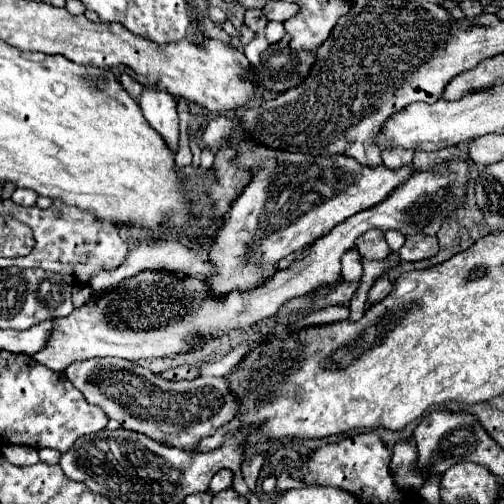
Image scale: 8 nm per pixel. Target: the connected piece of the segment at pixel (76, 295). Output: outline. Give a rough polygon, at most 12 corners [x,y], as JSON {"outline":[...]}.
{"outline":[[76,285],[74,307],[82,307],[92,295],[88,285]]}

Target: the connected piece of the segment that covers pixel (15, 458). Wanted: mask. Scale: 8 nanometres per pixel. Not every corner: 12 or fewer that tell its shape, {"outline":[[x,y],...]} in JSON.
{"outline":[[4,445],[2,455],[14,465],[34,465],[38,451],[26,445]]}

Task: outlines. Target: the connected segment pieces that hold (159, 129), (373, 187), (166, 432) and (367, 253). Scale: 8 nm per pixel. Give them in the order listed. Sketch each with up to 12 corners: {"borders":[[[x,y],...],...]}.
{"borders":[[[144,87],[140,109],[172,153],[178,113],[170,93]],[[214,117],[252,181],[206,259],[212,297],[264,285],[282,257],[382,203],[418,171],[248,141]],[[114,357],[64,377],[124,429],[194,451],[232,421],[226,377],[174,381]],[[372,229],[356,239],[364,259],[384,259],[388,245]]]}

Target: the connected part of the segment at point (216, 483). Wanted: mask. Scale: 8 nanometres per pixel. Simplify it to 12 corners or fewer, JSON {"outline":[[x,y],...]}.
{"outline":[[222,471],[212,479],[210,489],[218,493],[232,485],[232,471]]}

